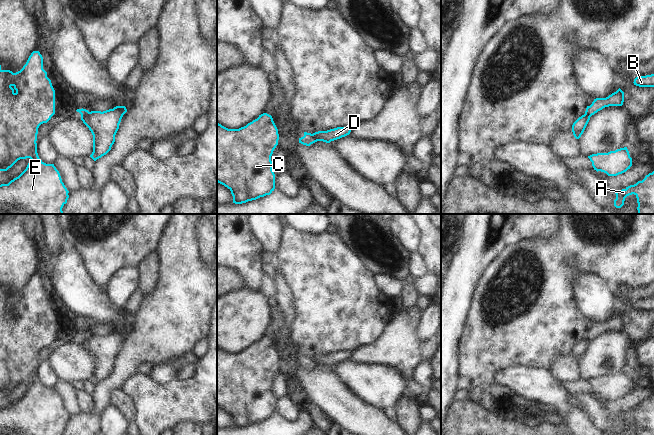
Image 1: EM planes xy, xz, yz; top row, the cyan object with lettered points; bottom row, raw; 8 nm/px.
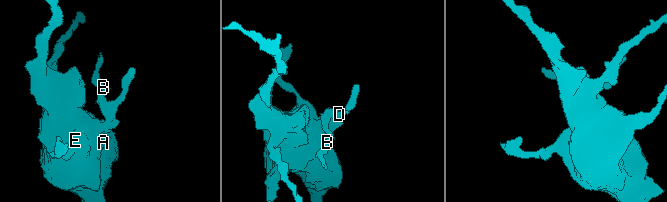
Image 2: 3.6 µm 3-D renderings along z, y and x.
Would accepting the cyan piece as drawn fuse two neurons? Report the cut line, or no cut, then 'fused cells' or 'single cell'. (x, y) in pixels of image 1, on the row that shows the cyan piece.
xy (90, 112), (81, 119) | fused cells

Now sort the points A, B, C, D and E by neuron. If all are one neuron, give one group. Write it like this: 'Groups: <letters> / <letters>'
Groups: A C D E / B.

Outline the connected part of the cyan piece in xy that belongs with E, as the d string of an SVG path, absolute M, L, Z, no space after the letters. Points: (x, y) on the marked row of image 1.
M33 51L23 68L16 73L2 70L0 65L0 171L7 171L20 159L31 159L18 177L0 185L0 214L63 214L62 208L67 203L69 191L54 164L46 164L39 158L36 143L39 126L47 123L54 114L55 90L43 69L43 57L39 51Z

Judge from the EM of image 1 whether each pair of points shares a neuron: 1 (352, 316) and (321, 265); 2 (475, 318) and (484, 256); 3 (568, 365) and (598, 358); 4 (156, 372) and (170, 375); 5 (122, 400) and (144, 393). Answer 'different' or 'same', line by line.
1: same
2: different
3: different
4: same
5: different

